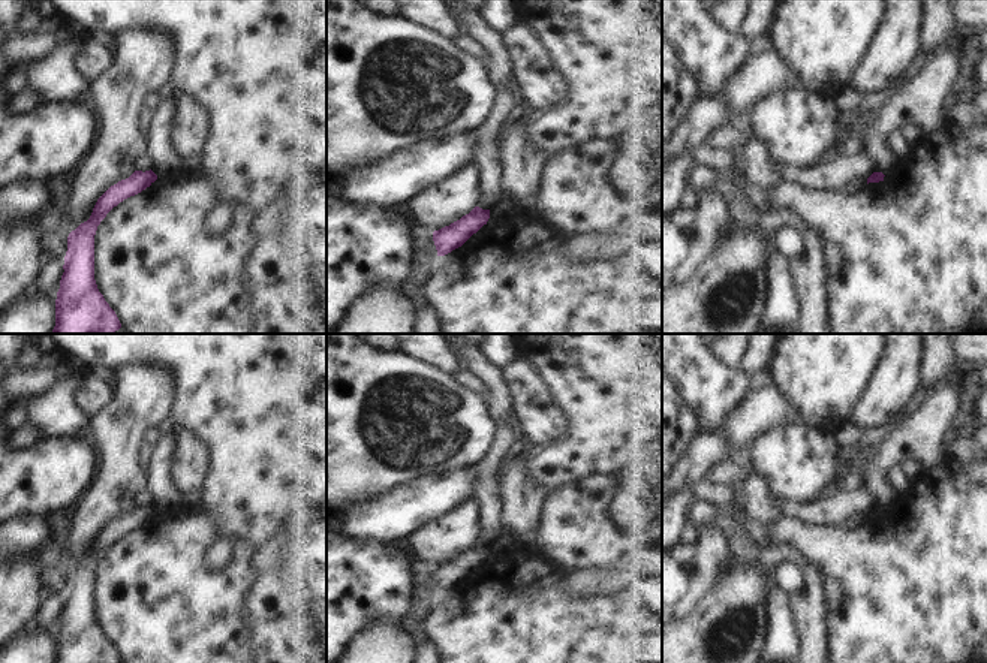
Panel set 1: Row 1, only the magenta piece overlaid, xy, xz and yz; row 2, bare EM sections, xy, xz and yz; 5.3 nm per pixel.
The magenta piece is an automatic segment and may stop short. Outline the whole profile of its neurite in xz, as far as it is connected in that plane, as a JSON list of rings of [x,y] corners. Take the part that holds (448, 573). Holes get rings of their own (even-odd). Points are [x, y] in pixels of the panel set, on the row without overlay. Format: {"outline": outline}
{"outline": [[[475,542],[460,555],[433,567],[433,576],[437,591],[445,591],[461,582],[473,569],[476,569],[490,554],[490,545]]]}

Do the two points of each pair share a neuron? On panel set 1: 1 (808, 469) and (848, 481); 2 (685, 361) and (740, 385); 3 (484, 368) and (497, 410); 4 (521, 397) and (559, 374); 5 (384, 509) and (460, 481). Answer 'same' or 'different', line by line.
1: different
2: same
3: same
4: different
5: same

